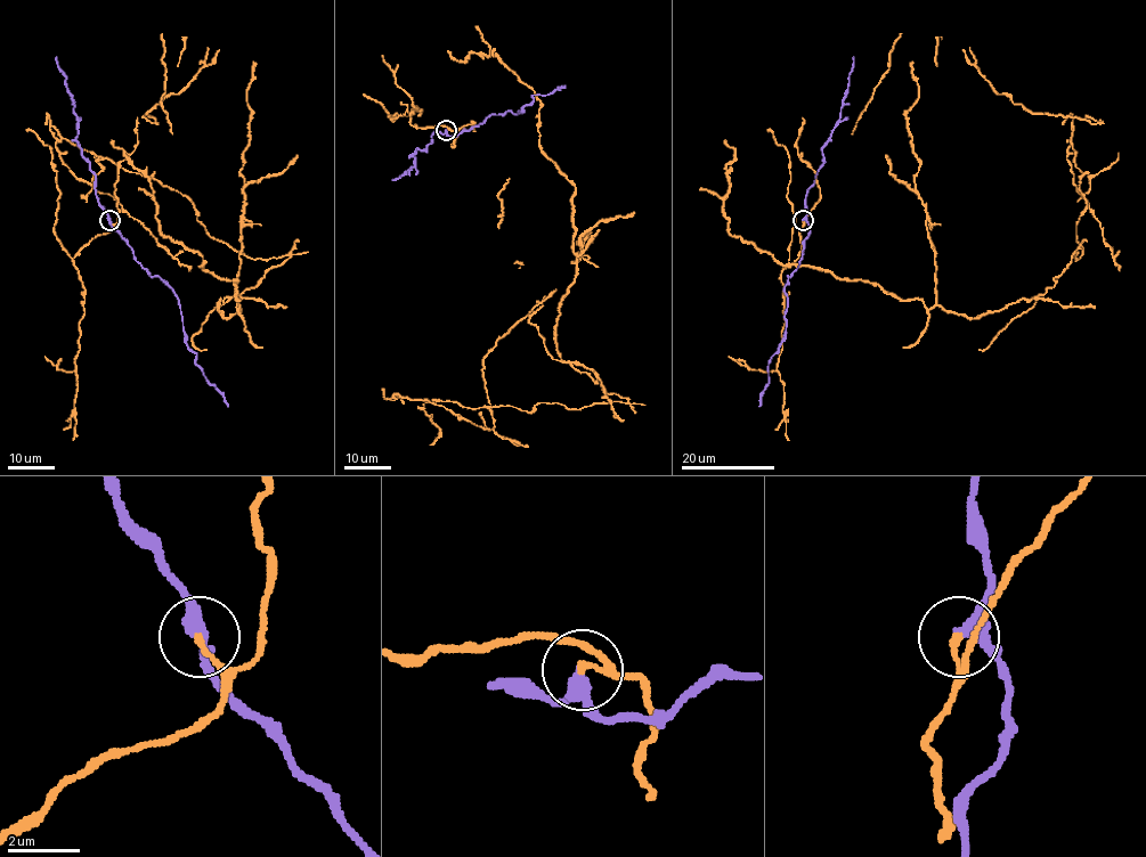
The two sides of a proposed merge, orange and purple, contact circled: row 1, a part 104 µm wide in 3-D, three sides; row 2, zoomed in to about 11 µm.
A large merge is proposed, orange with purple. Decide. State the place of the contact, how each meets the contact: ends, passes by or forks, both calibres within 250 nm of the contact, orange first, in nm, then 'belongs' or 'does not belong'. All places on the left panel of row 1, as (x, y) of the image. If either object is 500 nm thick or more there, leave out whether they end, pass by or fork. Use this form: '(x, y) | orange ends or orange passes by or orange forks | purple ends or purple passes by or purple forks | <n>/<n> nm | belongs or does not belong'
(110, 220) | orange ends | purple passes by | 180/340 nm | does not belong

